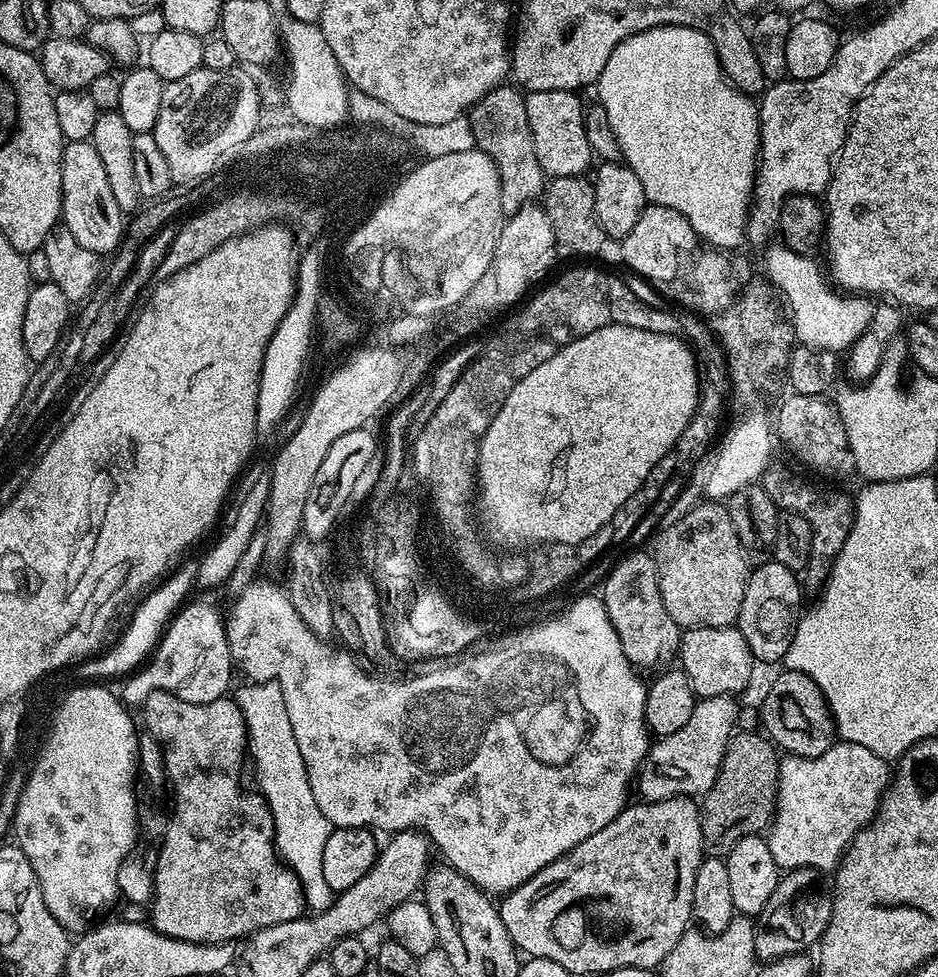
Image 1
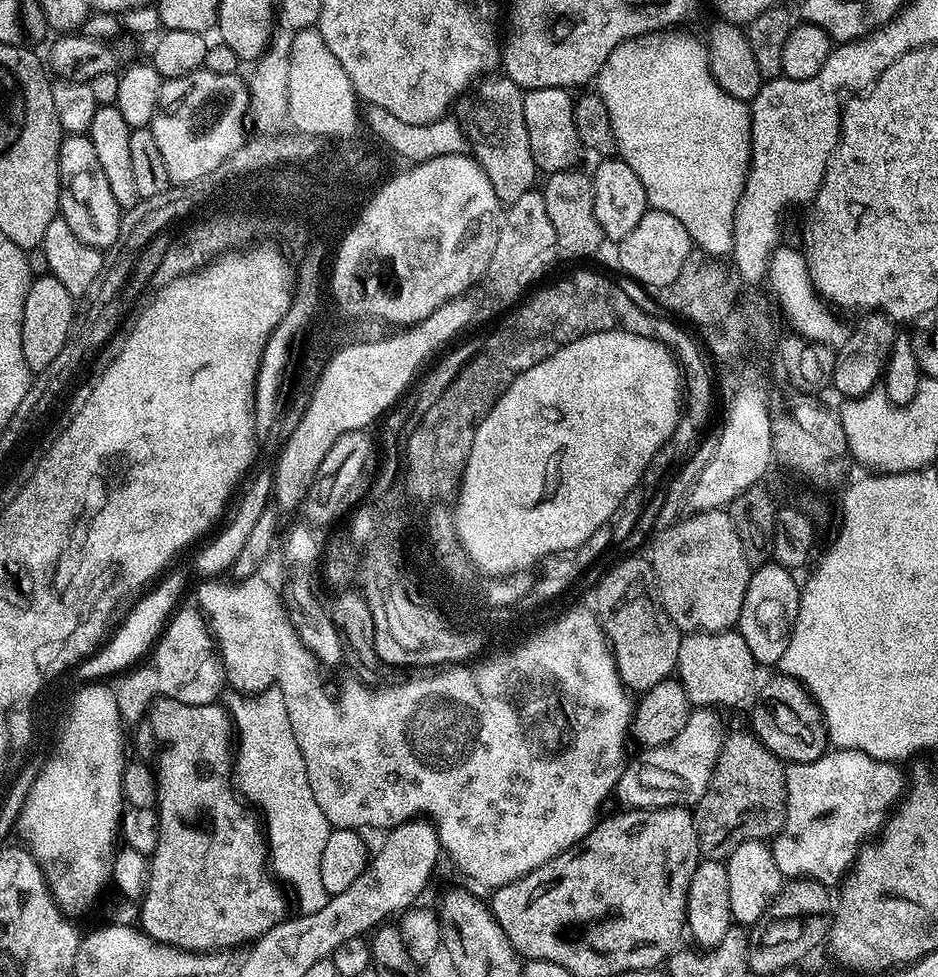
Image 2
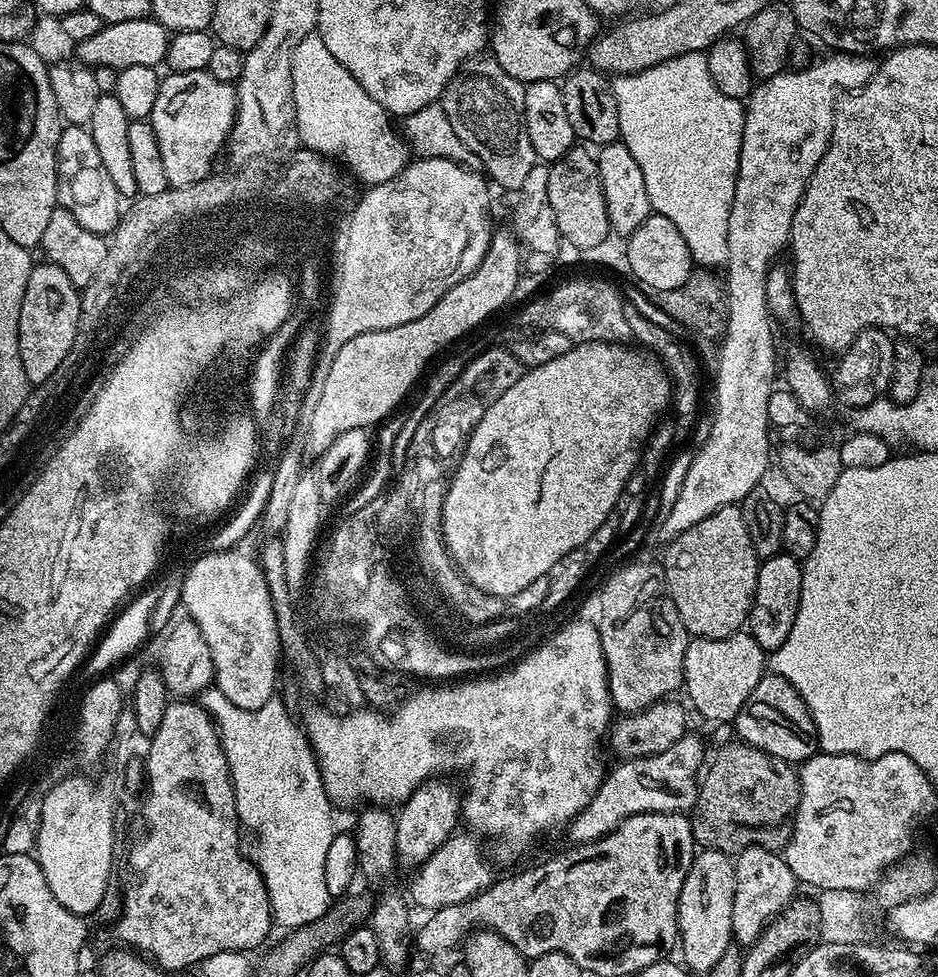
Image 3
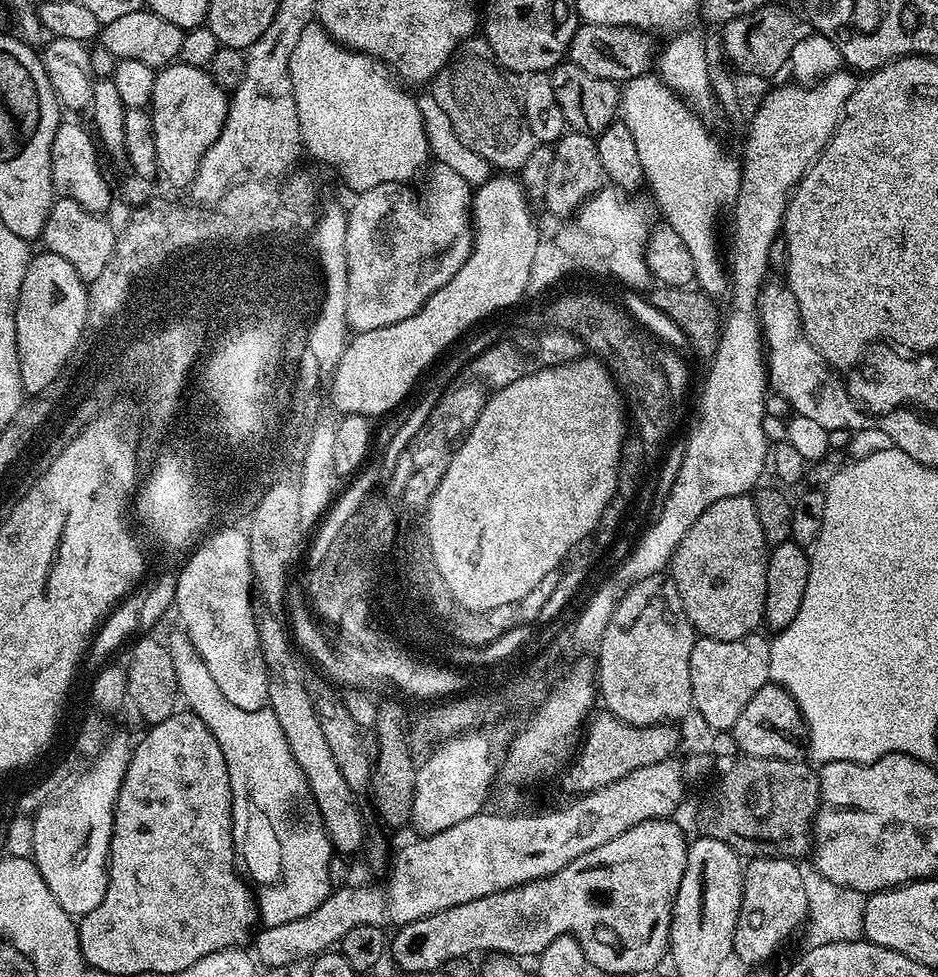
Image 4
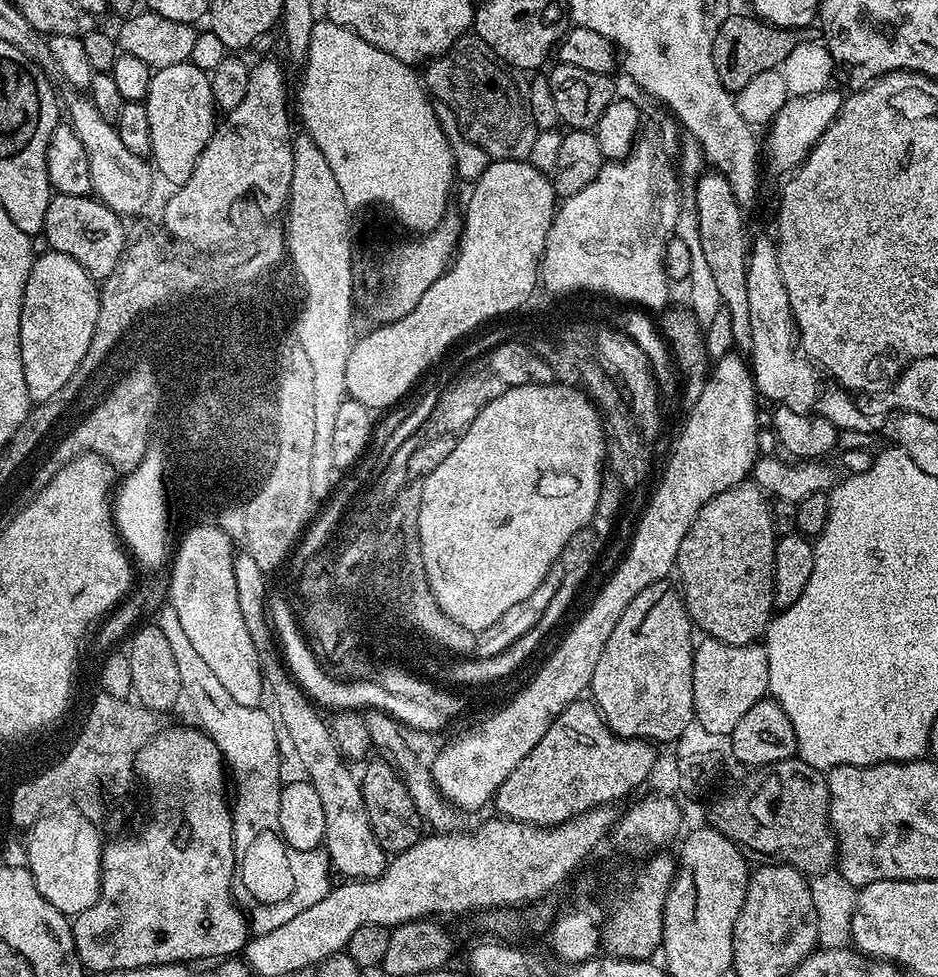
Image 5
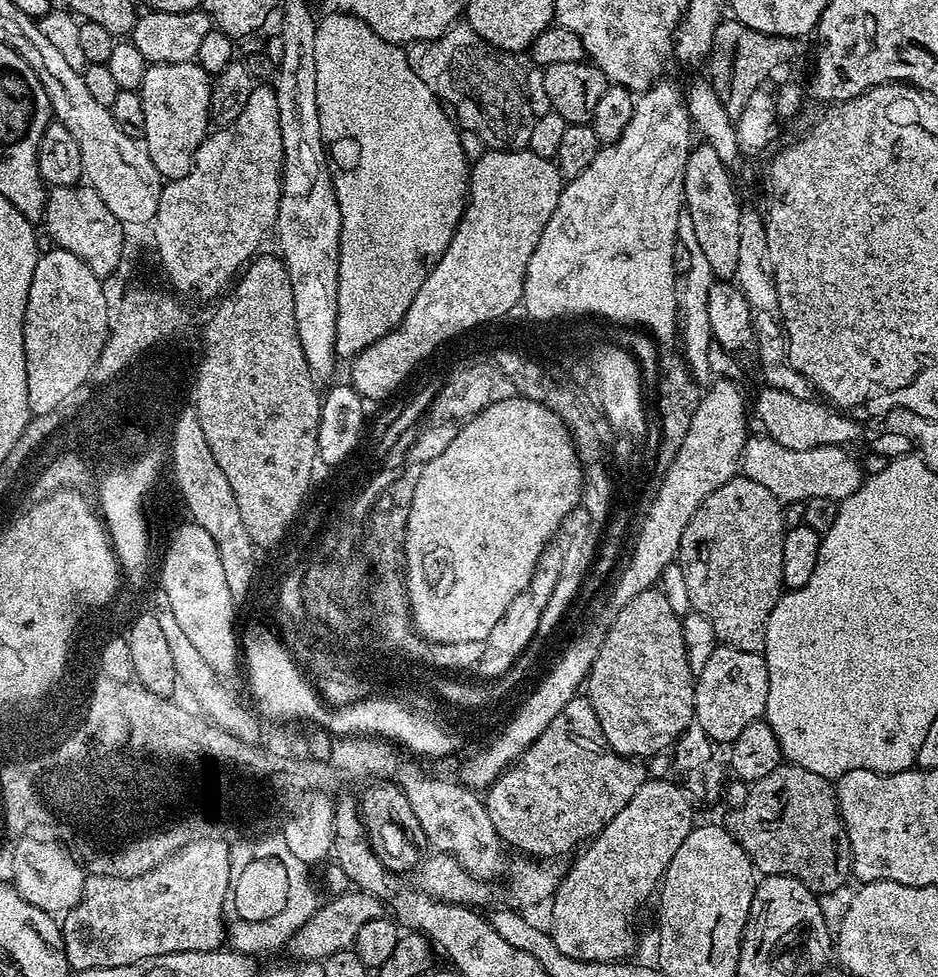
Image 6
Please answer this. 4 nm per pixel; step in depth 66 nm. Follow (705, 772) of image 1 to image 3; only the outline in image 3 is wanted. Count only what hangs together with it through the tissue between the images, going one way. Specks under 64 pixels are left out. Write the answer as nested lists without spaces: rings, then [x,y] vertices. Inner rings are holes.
[[[685,734],[662,754],[620,760],[617,768],[605,775],[594,798],[567,825],[573,845],[589,844],[610,834],[626,818],[643,812],[684,812],[696,803],[698,777],[706,764],[704,744],[693,734]]]

